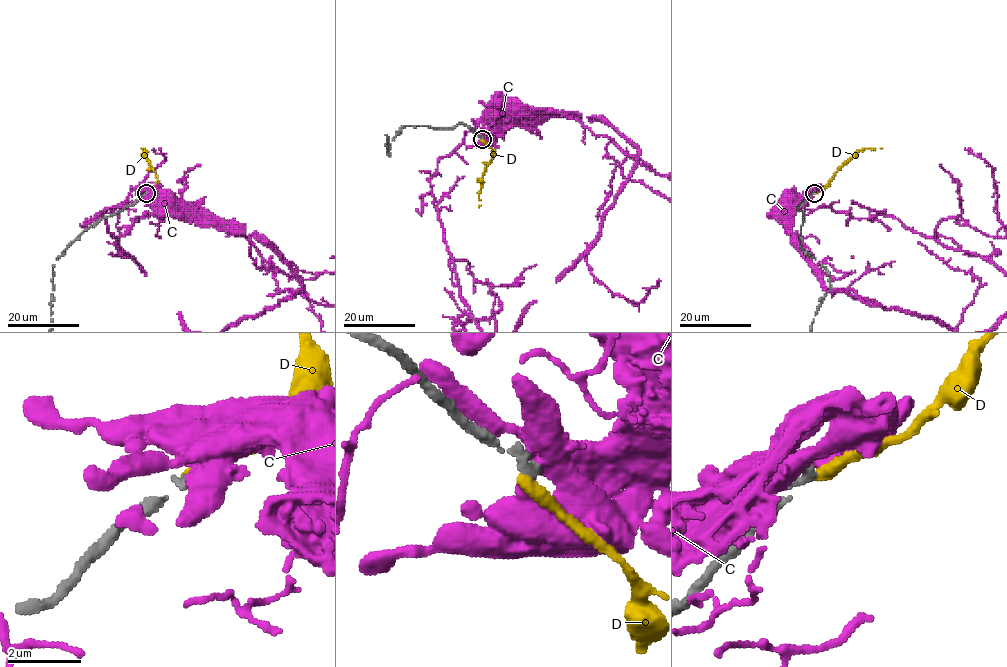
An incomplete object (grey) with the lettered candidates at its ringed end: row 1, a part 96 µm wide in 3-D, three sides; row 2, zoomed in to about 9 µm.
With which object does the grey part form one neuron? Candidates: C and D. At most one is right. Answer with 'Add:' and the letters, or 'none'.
Add: none

